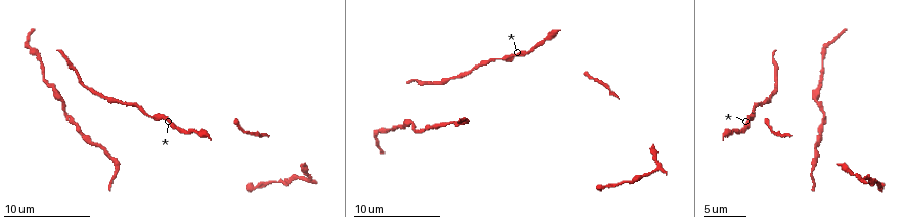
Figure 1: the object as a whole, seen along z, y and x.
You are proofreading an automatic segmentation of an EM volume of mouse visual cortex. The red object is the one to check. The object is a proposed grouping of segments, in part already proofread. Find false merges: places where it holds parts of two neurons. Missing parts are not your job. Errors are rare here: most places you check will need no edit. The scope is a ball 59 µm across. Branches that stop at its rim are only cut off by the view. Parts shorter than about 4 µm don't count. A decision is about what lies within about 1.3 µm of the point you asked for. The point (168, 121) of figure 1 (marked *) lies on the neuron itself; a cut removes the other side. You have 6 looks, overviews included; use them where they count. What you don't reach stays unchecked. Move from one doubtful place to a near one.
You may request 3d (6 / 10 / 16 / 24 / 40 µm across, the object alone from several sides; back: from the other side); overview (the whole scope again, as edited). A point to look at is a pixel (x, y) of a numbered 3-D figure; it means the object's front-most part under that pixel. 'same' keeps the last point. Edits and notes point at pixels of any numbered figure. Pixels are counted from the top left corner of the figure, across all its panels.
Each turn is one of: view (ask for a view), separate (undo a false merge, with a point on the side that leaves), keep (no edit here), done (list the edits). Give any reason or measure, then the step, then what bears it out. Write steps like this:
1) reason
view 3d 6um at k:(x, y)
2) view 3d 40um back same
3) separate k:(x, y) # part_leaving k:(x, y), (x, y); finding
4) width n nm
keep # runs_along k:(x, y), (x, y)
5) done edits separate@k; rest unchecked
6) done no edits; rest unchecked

narrows sharply
view 3d 16um at 1:(454, 76)

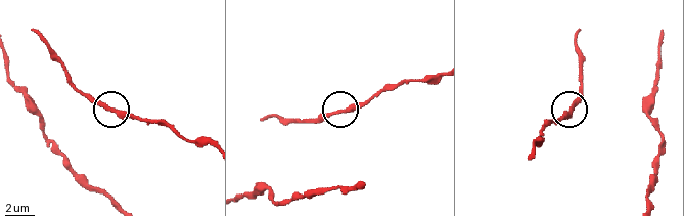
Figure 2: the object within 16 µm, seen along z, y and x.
keep # one neuron here

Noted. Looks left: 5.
view 3d 6um at 1:(405, 126)

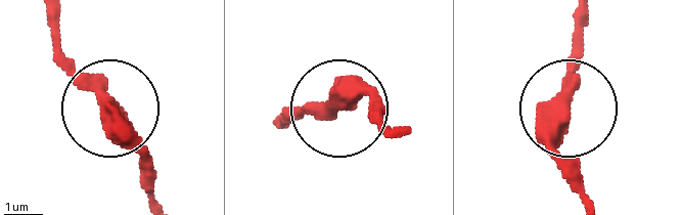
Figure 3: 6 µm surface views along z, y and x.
other side
view 3d 6um back at 3:(341, 101)

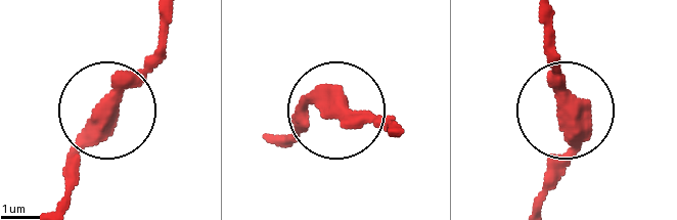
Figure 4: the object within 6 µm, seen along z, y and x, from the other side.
side_arm 10 um
keep # all the same neuron

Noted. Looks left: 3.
calibre changes
view 3d 10um at 1:(812, 165)

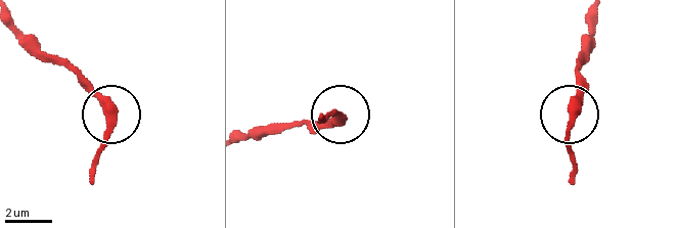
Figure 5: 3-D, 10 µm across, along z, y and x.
view 3d 6um at 5:(110, 114)

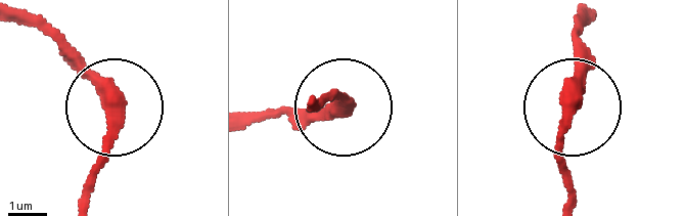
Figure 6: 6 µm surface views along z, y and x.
keep # one neuron here

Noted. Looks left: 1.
done no edits; rest unchecked

